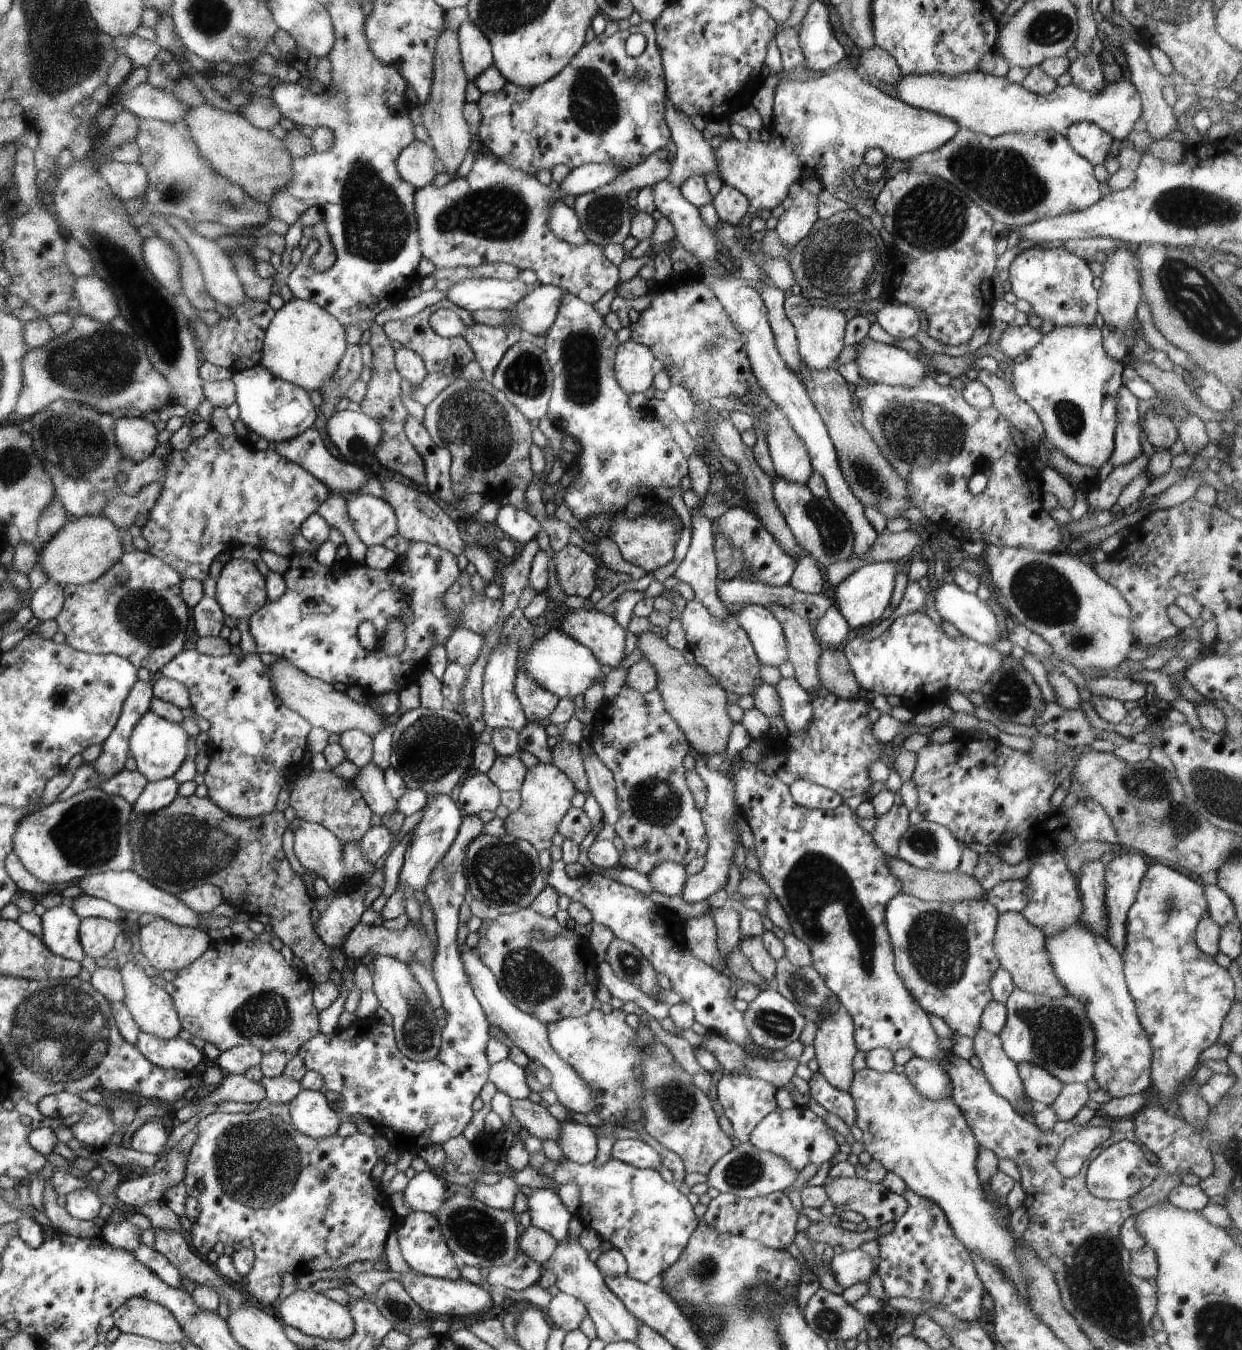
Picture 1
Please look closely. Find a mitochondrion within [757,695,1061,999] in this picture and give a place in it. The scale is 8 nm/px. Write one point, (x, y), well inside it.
(815, 881)

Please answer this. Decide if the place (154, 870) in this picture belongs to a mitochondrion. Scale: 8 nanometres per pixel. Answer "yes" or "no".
yes

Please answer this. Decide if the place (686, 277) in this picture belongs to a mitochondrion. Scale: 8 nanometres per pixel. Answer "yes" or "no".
no

